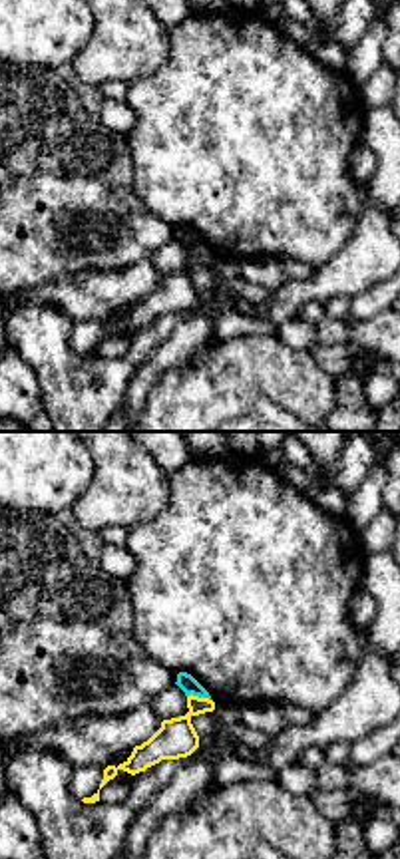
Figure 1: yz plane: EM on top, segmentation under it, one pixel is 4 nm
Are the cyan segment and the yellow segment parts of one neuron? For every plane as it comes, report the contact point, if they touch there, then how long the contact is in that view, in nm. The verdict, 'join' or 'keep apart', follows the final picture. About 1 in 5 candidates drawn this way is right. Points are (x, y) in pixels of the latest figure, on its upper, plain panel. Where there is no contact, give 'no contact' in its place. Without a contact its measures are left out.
(200, 251) | 100 nm

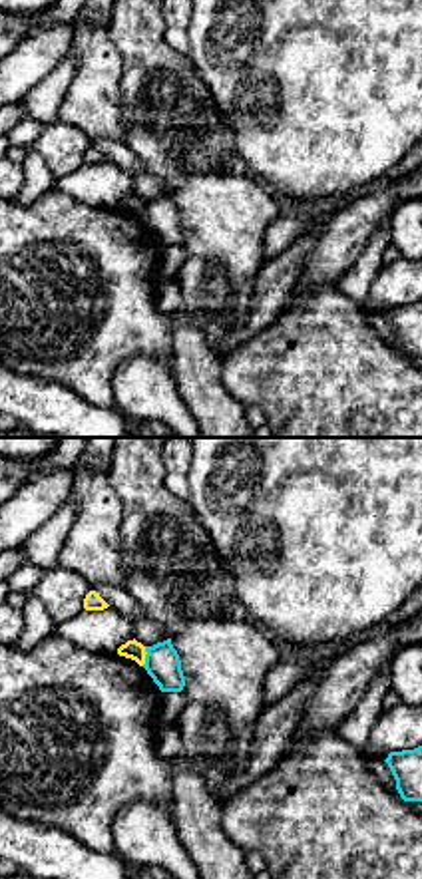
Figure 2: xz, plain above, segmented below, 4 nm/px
(146, 211) | 80 nm

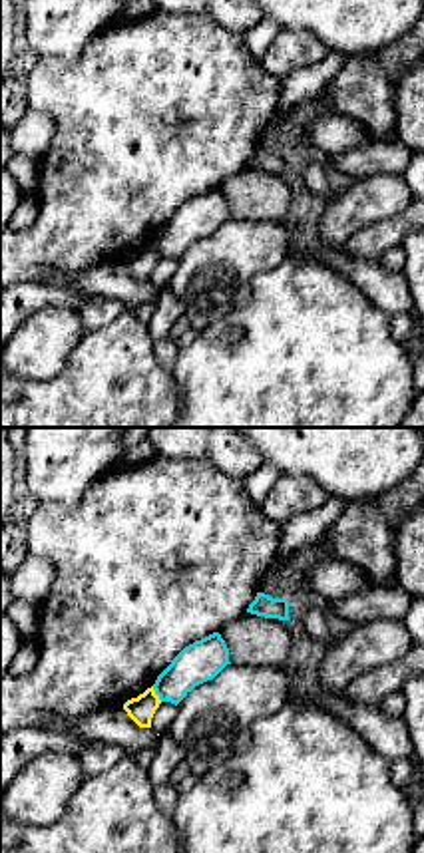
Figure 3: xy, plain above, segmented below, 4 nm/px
(156, 247) | 80 nm

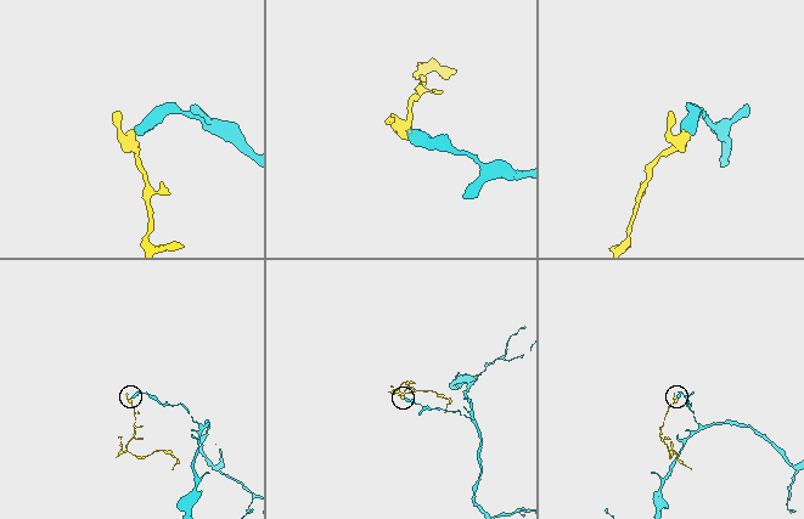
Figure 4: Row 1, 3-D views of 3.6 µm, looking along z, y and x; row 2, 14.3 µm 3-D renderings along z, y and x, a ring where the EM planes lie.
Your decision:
keep apart

